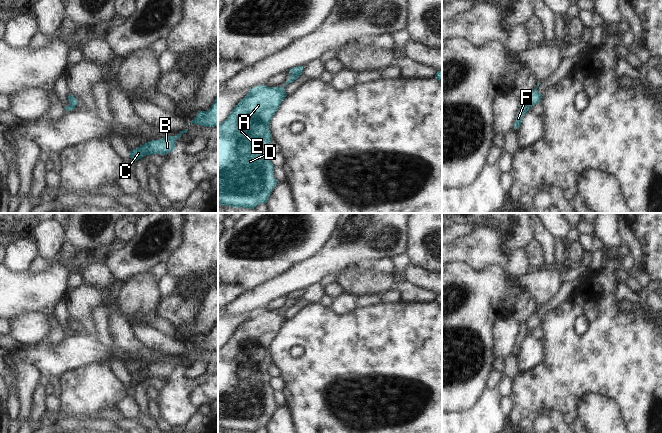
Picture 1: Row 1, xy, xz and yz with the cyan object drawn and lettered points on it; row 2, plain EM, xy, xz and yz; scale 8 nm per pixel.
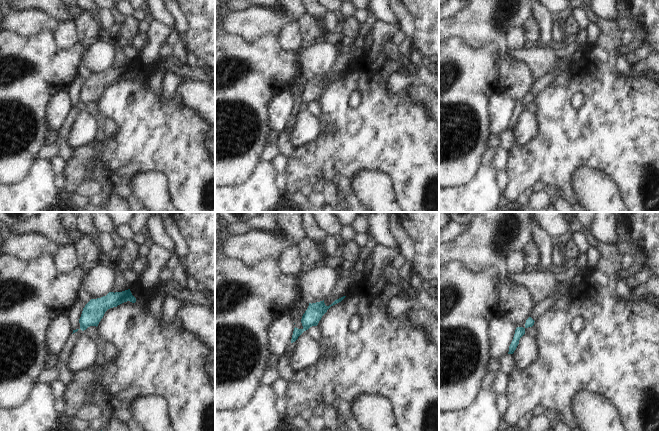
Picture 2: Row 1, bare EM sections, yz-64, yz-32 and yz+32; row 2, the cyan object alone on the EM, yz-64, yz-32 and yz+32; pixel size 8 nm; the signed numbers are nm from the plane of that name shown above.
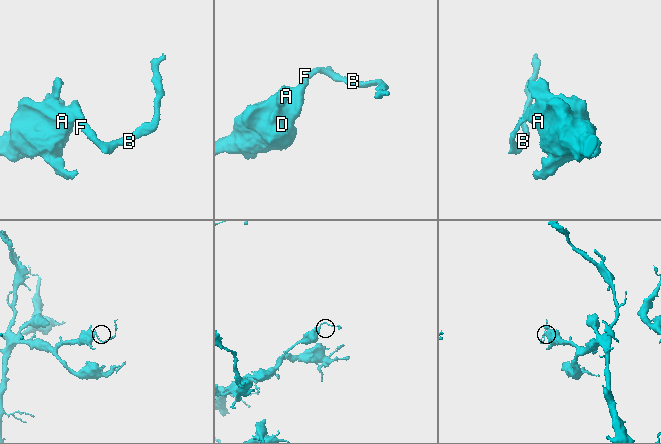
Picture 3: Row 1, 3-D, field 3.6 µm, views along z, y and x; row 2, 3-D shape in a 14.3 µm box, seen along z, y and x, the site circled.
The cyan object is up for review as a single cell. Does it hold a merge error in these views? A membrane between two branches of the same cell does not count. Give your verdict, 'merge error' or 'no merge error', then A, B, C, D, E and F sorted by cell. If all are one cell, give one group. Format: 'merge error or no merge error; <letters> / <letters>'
merge error; A D E / B C F

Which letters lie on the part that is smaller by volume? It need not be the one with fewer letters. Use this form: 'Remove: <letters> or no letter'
Remove: B, C, F

